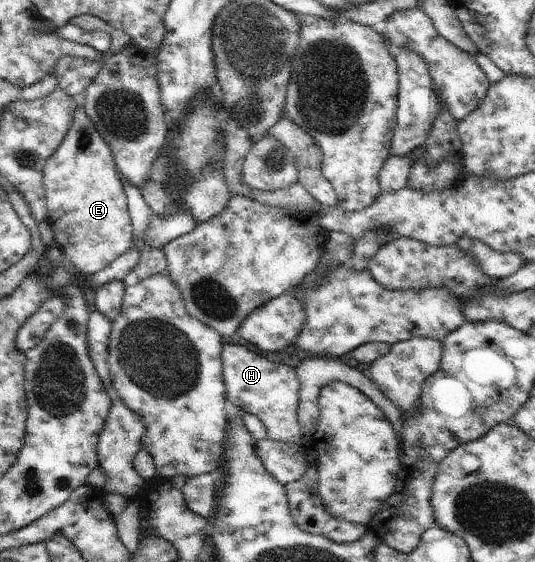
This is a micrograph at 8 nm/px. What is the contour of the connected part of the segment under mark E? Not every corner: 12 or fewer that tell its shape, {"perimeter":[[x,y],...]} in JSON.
{"perimeter":[[85,108],[42,182],[81,274],[131,249],[116,161]]}

